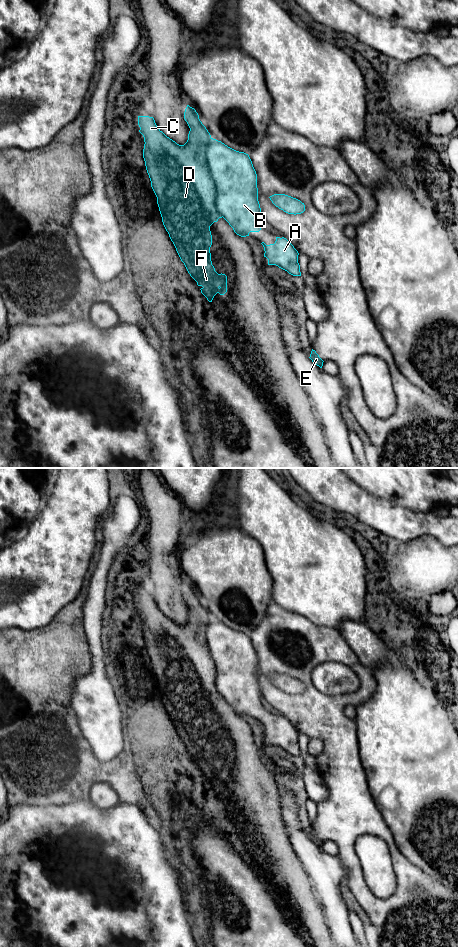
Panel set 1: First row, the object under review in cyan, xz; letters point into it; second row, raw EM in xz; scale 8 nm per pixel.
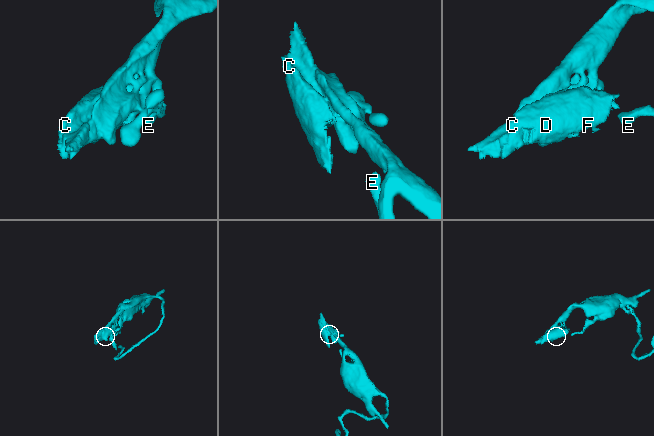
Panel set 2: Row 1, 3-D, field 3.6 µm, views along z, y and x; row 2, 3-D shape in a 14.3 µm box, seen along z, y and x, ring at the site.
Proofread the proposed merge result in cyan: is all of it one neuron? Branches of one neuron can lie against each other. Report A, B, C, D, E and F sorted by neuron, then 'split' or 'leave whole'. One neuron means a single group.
A B E / C D F | split

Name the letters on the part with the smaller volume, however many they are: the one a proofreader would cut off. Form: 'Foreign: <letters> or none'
Foreign: C, D, F

